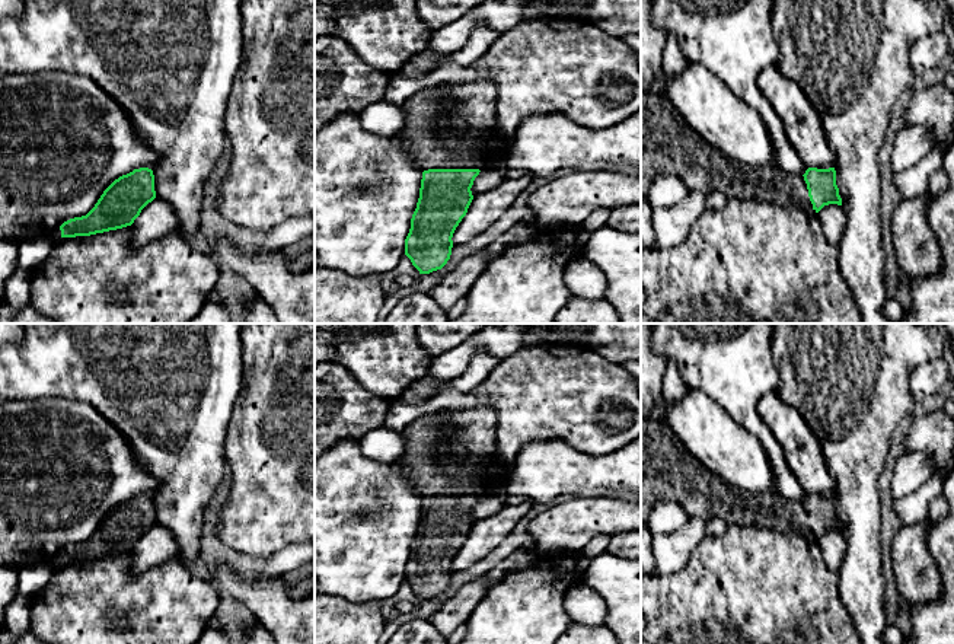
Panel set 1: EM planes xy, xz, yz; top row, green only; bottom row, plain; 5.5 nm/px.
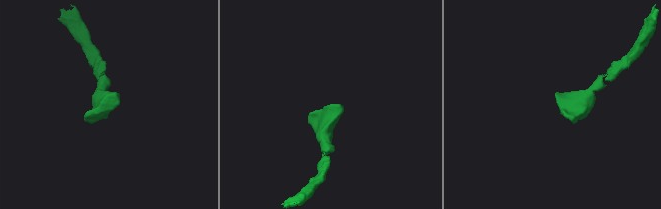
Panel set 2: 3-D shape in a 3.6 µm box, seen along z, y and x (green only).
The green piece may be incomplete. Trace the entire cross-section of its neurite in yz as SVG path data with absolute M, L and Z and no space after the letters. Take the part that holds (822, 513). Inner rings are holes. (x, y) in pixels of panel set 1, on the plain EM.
M641 417L641 522L645 523L651 507L661 500L677 503L689 517L703 520L718 517L727 526L757 526L776 529L781 533L800 533L805 539L819 539L824 532L842 532L836 511L835 494L808 494L804 501L779 494L750 494L725 484L720 476L701 465L671 433L663 420Z

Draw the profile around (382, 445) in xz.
M385 425L366 433L358 443L363 455L377 463L398 462L405 452L403 434Z

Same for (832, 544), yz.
M829 530L816 539L816 542L821 549L827 568L837 574L846 552L846 541L842 533L837 530Z

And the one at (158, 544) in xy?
M154 525L141 536L131 555L133 573L141 574L176 557L176 539L166 527Z

